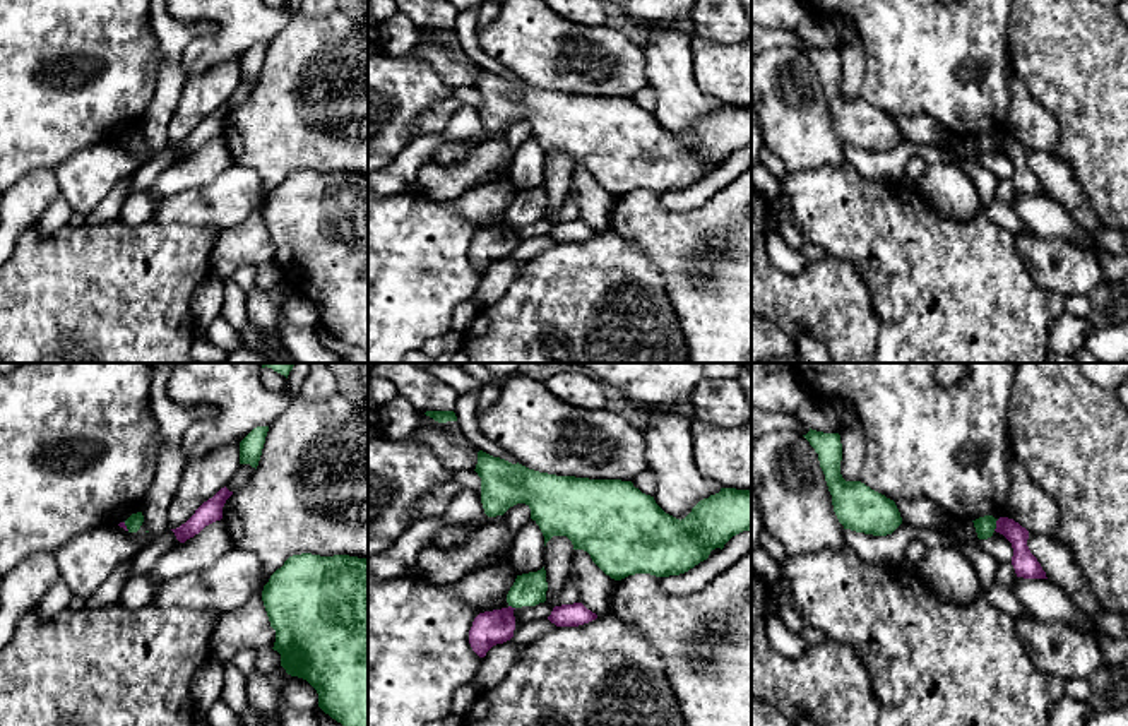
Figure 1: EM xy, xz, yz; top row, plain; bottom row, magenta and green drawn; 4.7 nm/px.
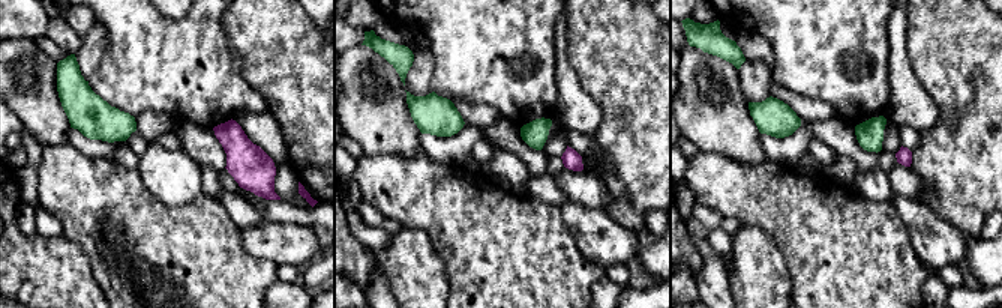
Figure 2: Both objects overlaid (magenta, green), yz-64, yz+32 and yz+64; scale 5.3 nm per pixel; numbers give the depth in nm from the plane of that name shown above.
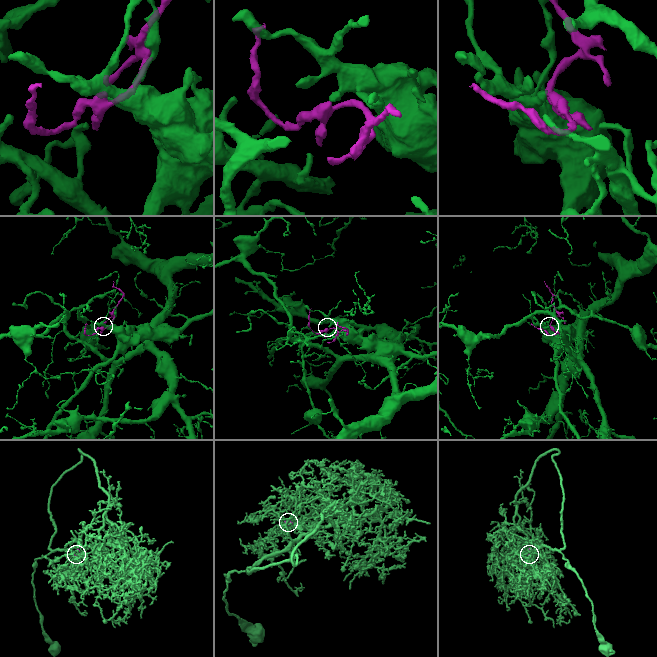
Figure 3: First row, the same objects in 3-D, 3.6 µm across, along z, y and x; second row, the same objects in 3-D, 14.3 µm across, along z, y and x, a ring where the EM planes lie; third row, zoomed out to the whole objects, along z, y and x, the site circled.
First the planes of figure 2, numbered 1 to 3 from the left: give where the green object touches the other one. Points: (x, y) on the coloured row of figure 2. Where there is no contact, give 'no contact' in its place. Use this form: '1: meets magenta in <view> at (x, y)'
1: no contact
2: no contact
3: no contact

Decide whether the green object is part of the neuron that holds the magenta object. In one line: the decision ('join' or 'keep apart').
keep apart

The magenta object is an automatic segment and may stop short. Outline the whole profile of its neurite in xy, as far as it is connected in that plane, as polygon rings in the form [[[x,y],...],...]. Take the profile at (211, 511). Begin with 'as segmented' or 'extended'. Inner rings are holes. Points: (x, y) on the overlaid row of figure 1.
as segmented; [[[226,486],[221,488],[212,498],[204,502],[195,514],[180,527],[171,529],[180,543],[199,534],[205,526],[223,519],[223,507],[233,495]]]

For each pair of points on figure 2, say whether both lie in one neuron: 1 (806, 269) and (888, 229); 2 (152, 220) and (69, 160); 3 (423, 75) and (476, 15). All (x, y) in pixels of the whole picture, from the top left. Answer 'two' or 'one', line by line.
1: one
2: one
3: two

